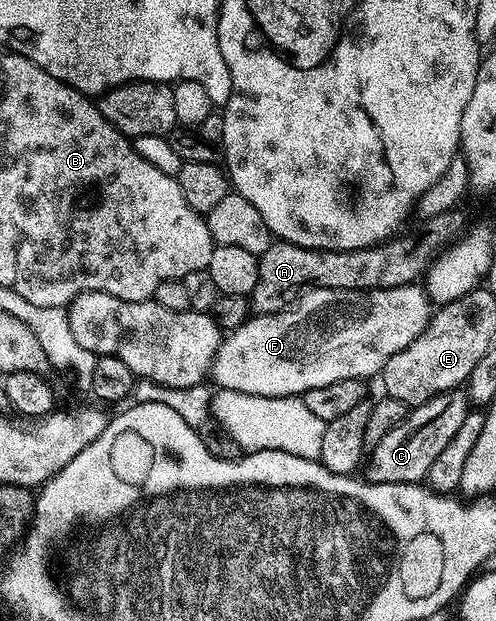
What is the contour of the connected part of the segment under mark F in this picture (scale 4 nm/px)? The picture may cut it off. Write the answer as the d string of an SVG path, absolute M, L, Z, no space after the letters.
M418 283L397 286L396 288L374 288L373 290L329 290L328 288L312 288L303 293L291 307L274 312L273 314L255 314L246 320L237 330L226 333L220 339L219 349L215 355L215 361L211 364L210 379L216 380L216 385L225 390L237 390L241 394L253 394L254 396L299 396L308 392L313 386L329 386L329 382L337 382L345 378L366 381L367 376L378 377L382 373L385 362L397 354L397 350L405 350L421 330L430 322L433 315L433 304L426 291Z

